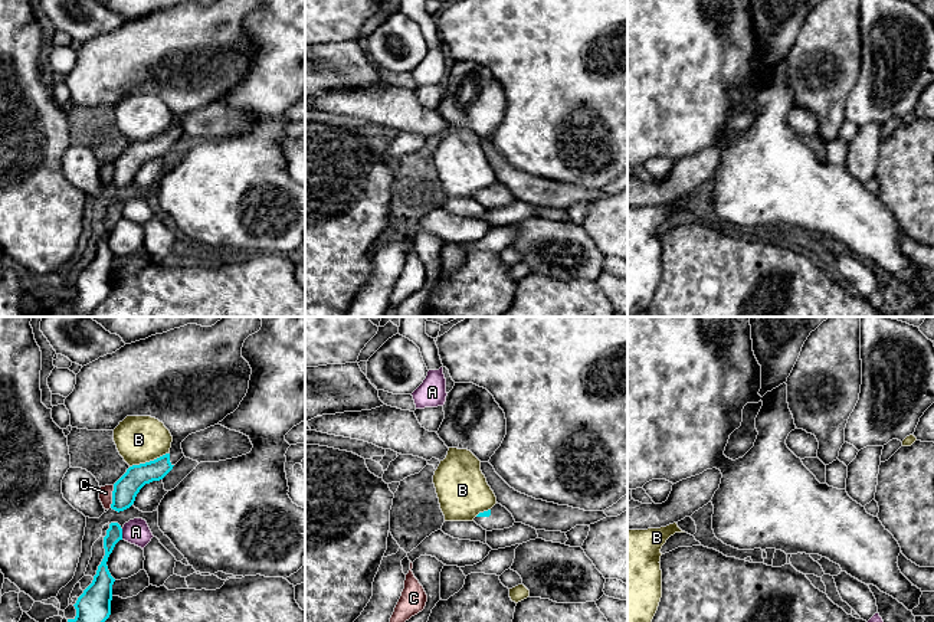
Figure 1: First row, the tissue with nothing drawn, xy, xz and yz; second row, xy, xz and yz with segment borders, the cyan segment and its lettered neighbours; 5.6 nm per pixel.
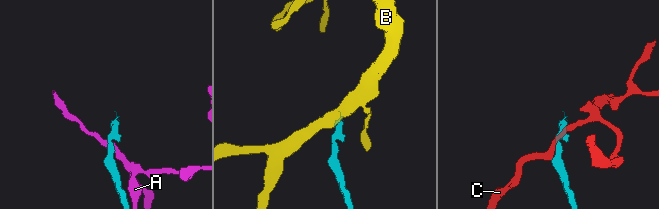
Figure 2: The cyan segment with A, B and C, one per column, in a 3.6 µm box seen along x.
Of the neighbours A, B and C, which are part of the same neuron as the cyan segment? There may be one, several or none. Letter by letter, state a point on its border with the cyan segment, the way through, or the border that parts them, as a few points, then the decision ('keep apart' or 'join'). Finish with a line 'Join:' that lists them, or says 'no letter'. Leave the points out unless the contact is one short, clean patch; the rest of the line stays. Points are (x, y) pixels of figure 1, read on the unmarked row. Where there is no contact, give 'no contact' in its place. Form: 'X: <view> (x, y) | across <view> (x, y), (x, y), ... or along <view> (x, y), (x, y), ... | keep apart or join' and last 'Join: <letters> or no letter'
A: xy (121, 212) | along xy (121, 206), (123, 216) | keep apart
B: xy (150, 138) | along xy (167, 130), (130, 144) | keep apart
C: xy (112, 174) | keep apart
Join: no letter

